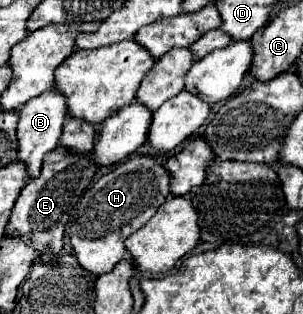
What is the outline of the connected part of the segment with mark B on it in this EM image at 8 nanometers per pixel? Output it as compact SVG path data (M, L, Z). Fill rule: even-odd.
M54 89L54 91L48 91L46 95L38 95L38 97L30 99L30 103L24 103L18 111L20 111L20 123L18 123L20 155L18 155L18 159L28 165L30 177L38 177L38 173L42 171L44 155L54 151L60 143L62 127L64 127L64 121L68 119L66 95L60 93L58 89Z

